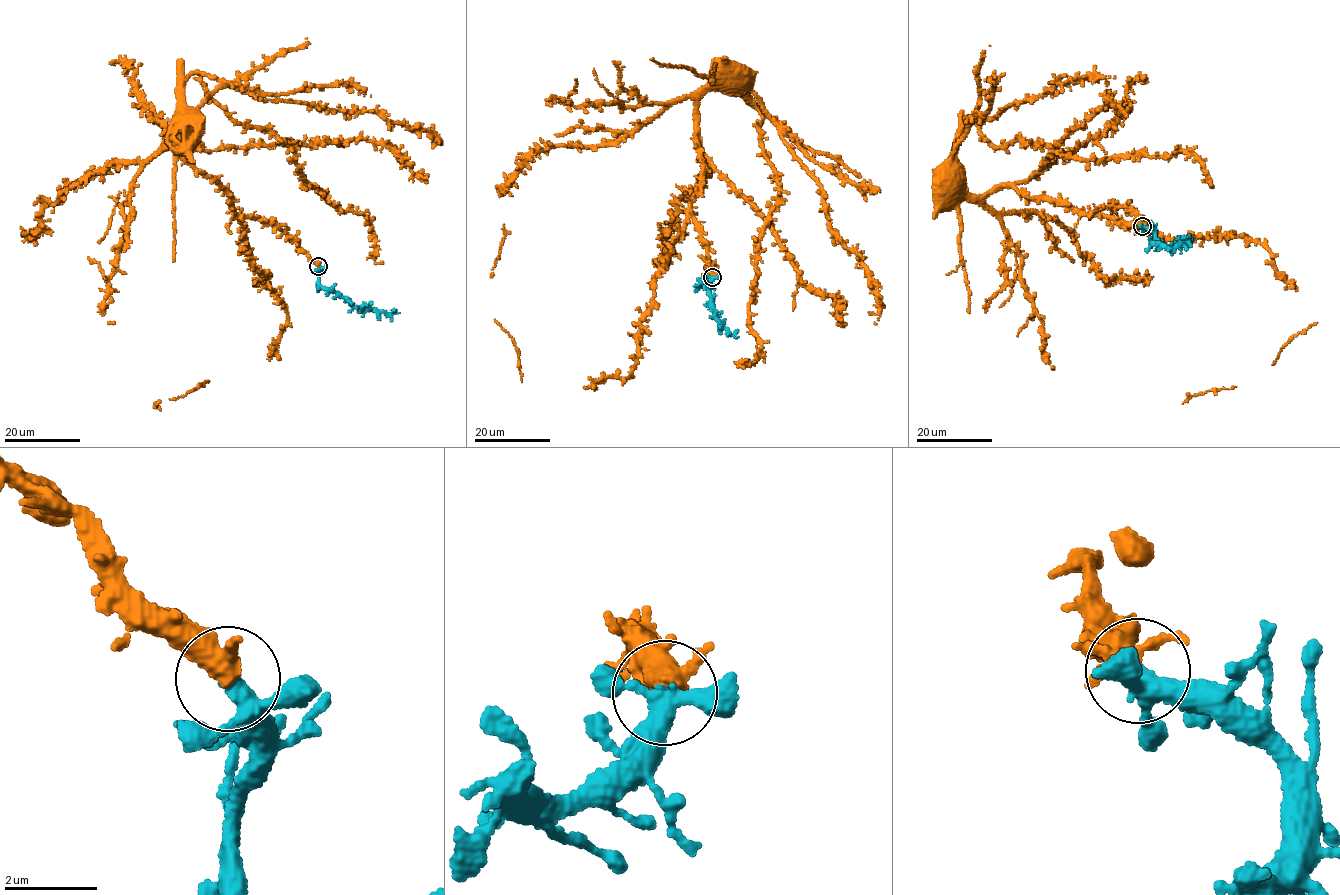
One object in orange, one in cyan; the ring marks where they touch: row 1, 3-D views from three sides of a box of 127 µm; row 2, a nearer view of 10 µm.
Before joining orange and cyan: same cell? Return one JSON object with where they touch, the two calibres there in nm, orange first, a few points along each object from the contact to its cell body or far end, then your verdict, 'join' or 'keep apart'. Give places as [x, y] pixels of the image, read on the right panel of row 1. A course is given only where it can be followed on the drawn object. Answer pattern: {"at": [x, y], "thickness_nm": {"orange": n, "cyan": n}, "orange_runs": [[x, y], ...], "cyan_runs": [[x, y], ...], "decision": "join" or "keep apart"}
{"at": [1142, 226], "thickness_nm": {"orange": 320, "cyan": 260}, "orange_runs": [[1141, 226], [1125, 206], [1078, 213], [1063, 203], [1027, 198], [1012, 187], [978, 196], [947, 198], [943, 194]], "cyan_runs": [[1142, 226], [1153, 234], [1152, 243], [1169, 248], [1180, 246], [1188, 237]], "decision": "join"}

